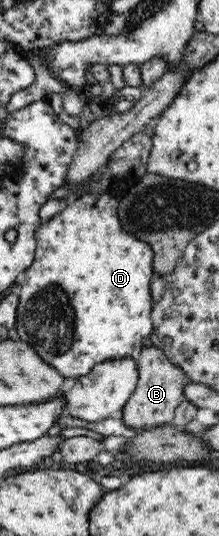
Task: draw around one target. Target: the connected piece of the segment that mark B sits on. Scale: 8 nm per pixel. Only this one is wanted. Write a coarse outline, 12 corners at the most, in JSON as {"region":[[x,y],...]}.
{"region":[[159,348],[140,350],[119,417],[138,432],[164,426],[188,381]]}

